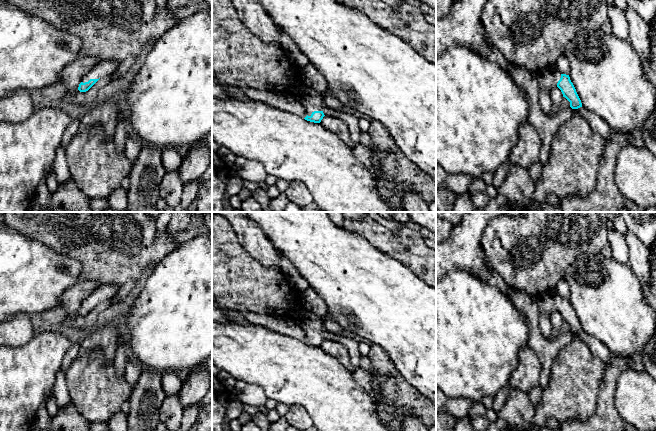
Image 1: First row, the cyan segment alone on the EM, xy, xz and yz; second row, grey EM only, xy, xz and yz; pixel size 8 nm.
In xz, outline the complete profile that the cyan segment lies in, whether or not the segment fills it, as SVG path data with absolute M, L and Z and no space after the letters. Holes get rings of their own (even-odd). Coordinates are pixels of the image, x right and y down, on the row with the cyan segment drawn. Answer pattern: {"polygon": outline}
{"polygon": "M304 84L297 90L291 89L289 92L293 95L305 108L307 121L320 123L323 117L323 108L325 103L320 92L308 89Z"}

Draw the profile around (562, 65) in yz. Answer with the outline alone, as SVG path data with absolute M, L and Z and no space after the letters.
M563 54L556 62L555 68L561 73L569 75L570 73L570 64L567 57Z

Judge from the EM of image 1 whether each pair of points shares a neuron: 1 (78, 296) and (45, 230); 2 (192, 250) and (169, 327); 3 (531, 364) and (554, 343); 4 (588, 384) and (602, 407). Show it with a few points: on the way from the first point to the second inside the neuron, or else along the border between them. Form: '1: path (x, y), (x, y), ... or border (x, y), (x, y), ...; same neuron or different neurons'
1: border (78, 282), (97, 281), (100, 284); different neurons
2: path (192, 269), (191, 292), (187, 296), (187, 308); same neuron
3: border (527, 345), (537, 355), (540, 362), (538, 382); different neurons
4: border (603, 376), (598, 390), (596, 409), (586, 420); different neurons

